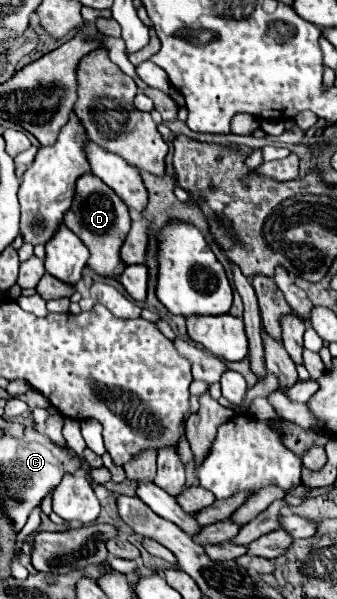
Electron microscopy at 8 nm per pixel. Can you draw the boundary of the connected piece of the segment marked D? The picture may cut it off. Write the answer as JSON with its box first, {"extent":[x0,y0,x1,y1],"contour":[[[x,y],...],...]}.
{"extent":[65,172,131,278],"contour":[[[87,172],[87,174],[79,176],[73,206],[65,214],[65,226],[75,236],[79,236],[81,242],[89,248],[89,254],[91,254],[87,260],[89,268],[93,268],[101,276],[113,276],[113,278],[117,278],[123,272],[125,264],[119,258],[119,248],[121,248],[123,240],[127,238],[129,226],[131,226],[129,210],[123,204],[123,200],[95,174]]]}

